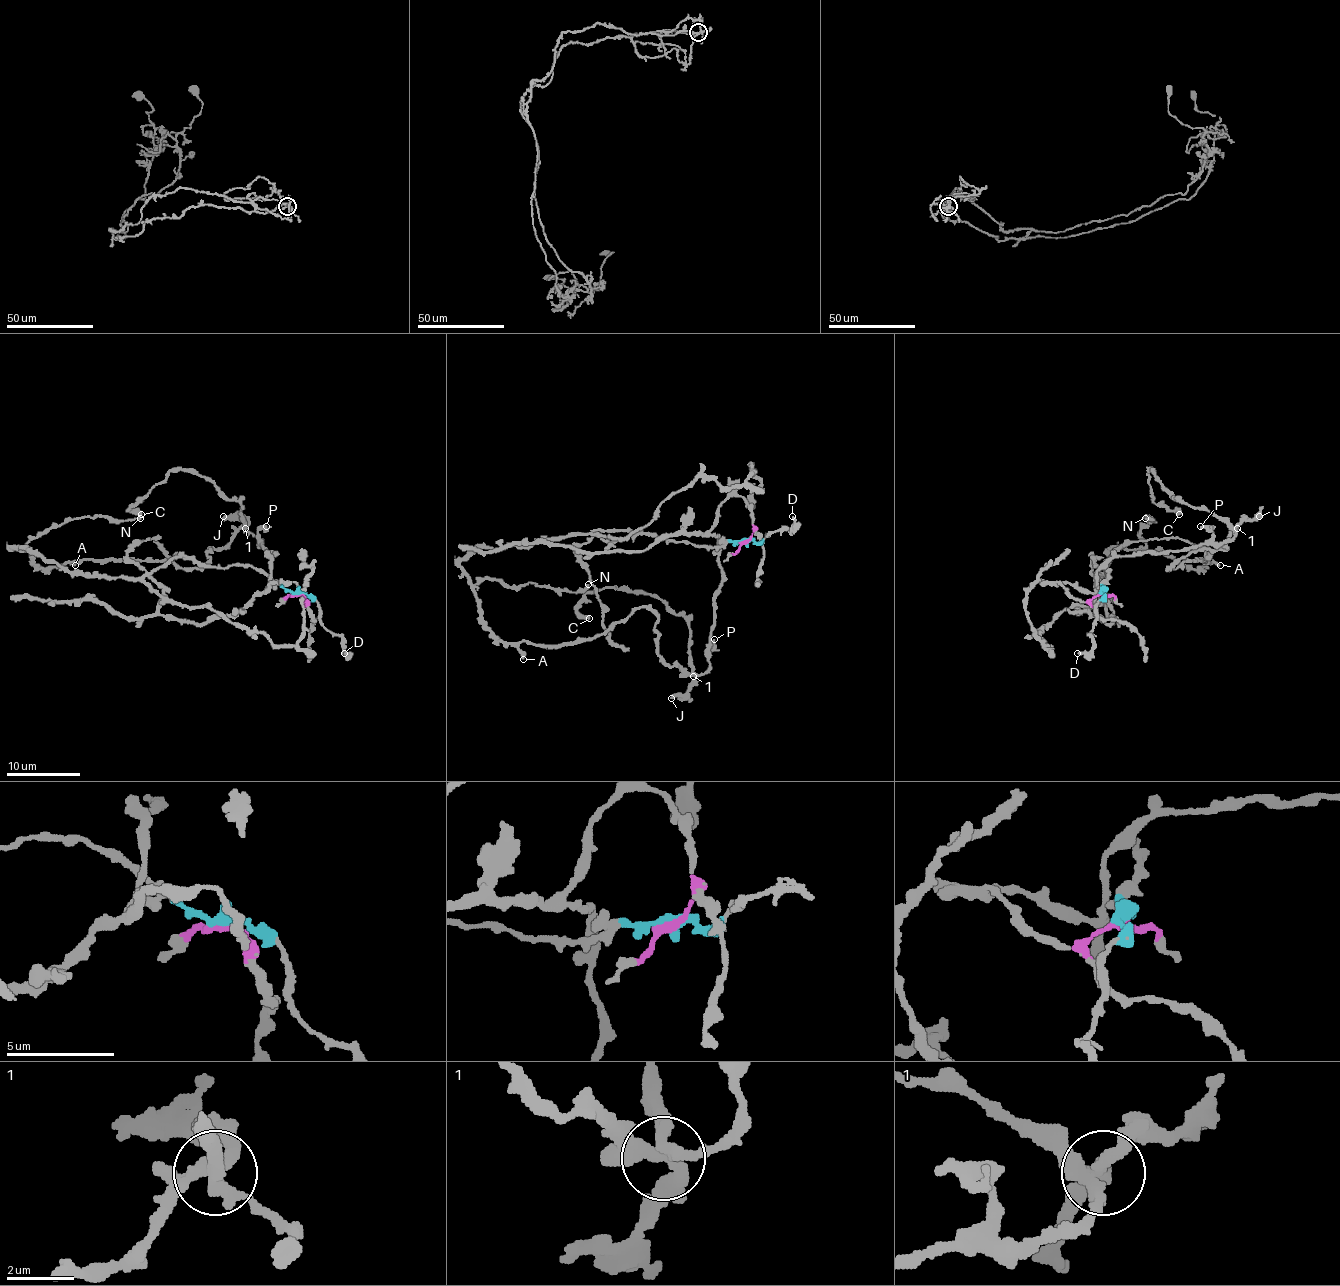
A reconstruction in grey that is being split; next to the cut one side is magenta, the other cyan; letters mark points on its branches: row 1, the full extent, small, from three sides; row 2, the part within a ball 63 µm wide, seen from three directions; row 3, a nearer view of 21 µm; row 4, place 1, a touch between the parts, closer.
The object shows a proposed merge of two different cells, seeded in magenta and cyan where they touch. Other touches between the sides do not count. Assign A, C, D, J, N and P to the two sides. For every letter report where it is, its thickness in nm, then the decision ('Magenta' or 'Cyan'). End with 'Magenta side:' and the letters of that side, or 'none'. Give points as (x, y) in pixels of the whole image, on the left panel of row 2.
A: Place: (75, 565). Thickness 280 nm. Cyan
C: Place: (141, 514). Thickness 500 nm. Magenta
D: Place: (344, 653). Thickness 260 nm. Cyan
J: Place: (223, 516). Thickness 380 nm. Cyan
N: Place: (140, 518). Thickness 300 nm. Cyan
P: Place: (266, 526). Thickness 400 nm. Magenta
Magenta side: C, P

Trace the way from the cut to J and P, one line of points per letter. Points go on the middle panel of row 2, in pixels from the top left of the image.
J: (746, 540), (593, 531), (460, 564), (507, 642), (592, 641), (647, 608), (658, 654), (694, 677), (671, 698)
P: (746, 540), (753, 531), (751, 507), (729, 496), (711, 531), (718, 536), (722, 586), (705, 652), (715, 639)

